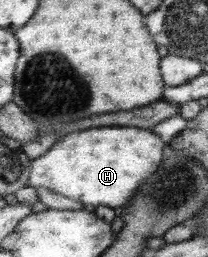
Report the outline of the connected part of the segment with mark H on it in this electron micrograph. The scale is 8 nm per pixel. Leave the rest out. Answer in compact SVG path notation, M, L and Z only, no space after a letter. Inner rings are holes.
M100 126L82 132L68 134L47 150L42 156L30 161L29 187L46 187L52 192L67 196L84 205L105 206L119 211L124 208L142 184L153 176L166 157L168 144L152 129L118 128Z

